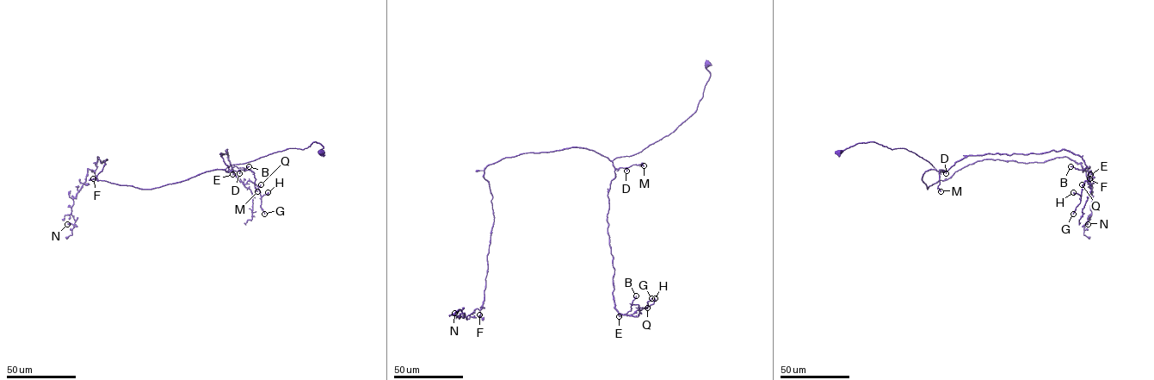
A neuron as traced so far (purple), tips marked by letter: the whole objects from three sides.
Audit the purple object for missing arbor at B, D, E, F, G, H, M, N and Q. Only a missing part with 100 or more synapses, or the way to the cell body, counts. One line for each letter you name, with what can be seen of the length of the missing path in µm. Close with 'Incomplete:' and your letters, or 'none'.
Incomplete: none

